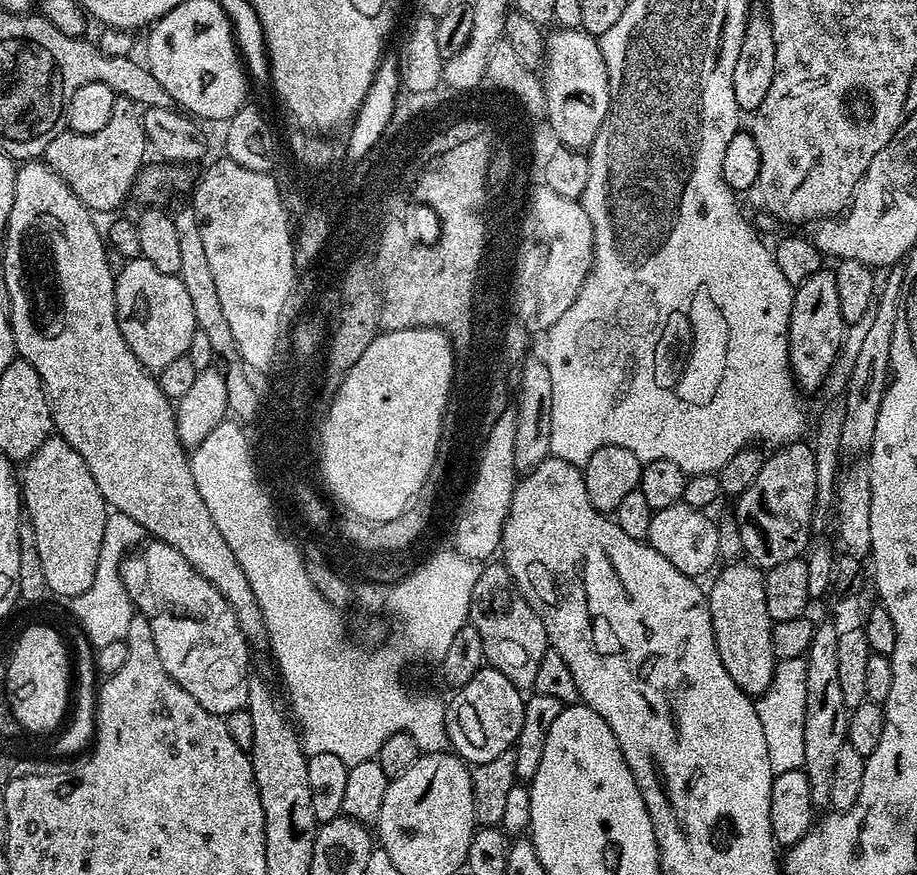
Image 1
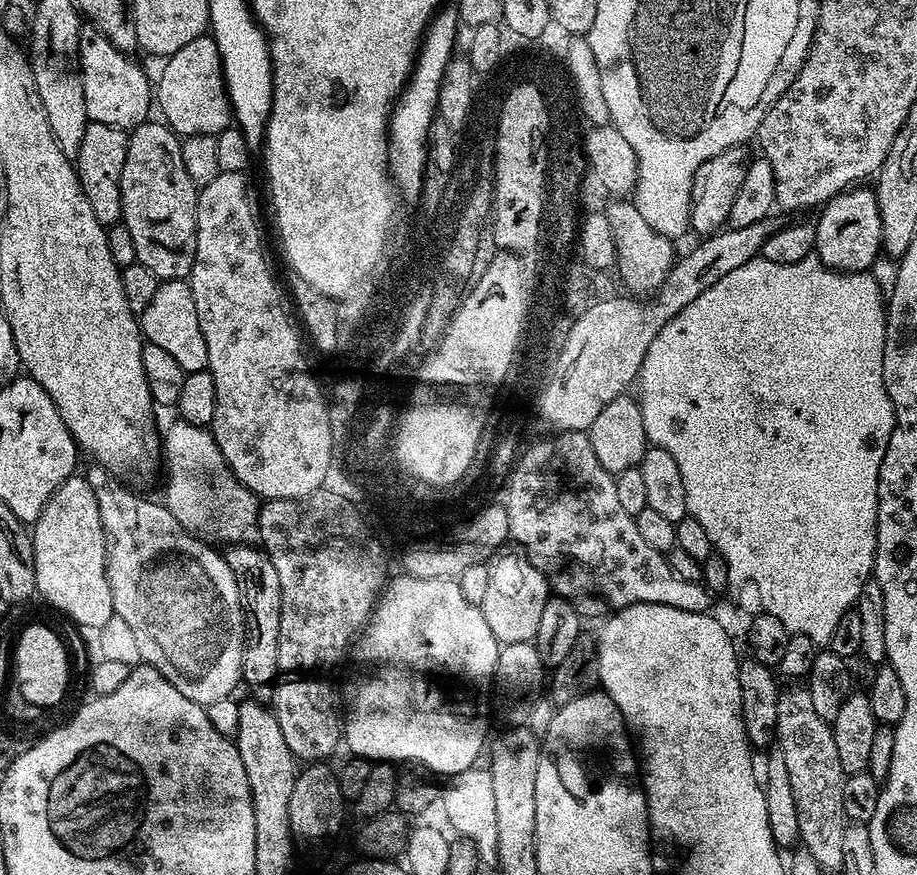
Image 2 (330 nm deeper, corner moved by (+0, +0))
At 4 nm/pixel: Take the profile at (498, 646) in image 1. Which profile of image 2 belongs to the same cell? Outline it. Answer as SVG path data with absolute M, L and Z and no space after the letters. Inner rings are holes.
M522 550L506 551L496 552L487 561L490 583L486 589L486 598L478 605L486 618L486 626L490 626L490 634L494 634L502 646L535 641L542 609L550 599L547 578L532 565L527 554Z

